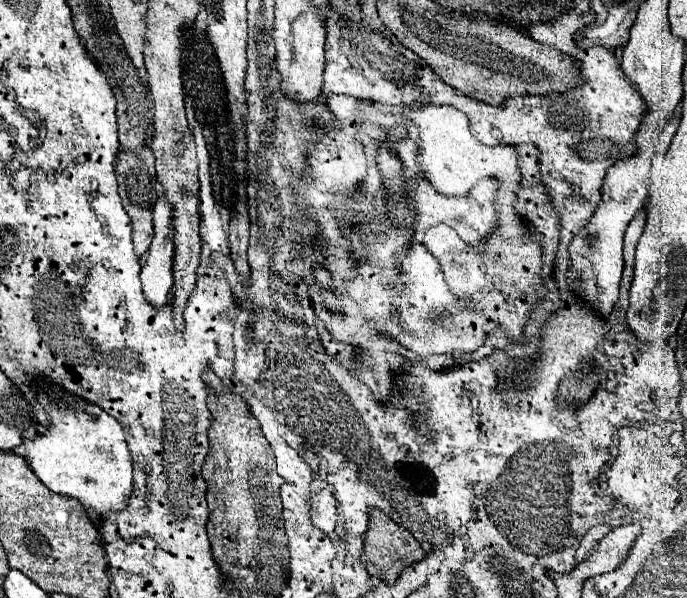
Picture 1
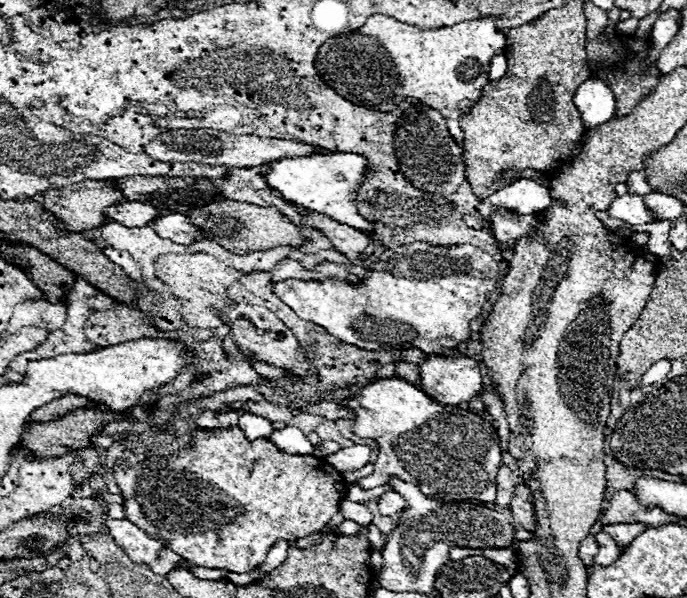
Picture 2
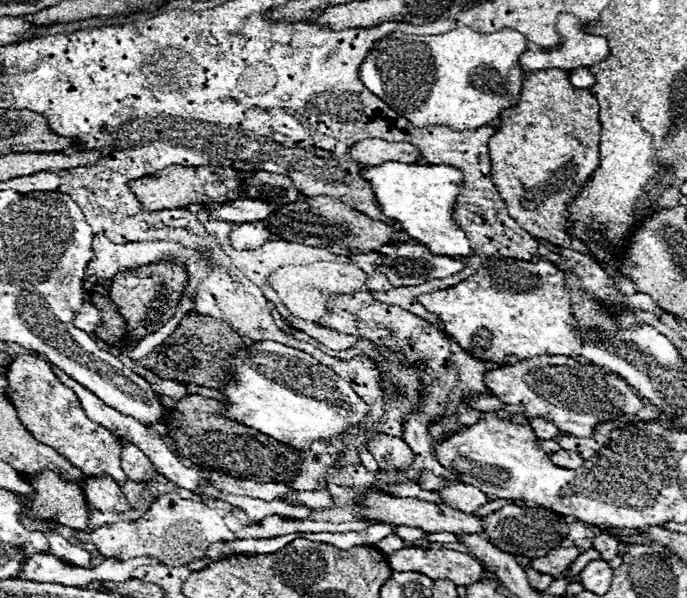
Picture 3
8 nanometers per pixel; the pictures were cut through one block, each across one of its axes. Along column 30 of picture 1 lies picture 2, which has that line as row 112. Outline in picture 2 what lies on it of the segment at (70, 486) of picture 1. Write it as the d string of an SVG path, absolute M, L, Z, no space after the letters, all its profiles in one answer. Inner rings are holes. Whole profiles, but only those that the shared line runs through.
M374 14L366 20L362 28L334 36L326 44L322 44L316 56L316 70L320 72L324 82L328 82L328 86L332 86L340 96L368 110L392 112L406 98L416 98L418 102L424 102L430 108L438 108L440 114L446 118L448 128L456 128L454 138L462 142L458 116L466 114L466 108L472 108L478 102L482 88L488 84L490 60L492 56L502 54L504 46L506 46L506 36L496 28L494 18L468 20L438 30L418 30L408 24L396 22L390 16Z

